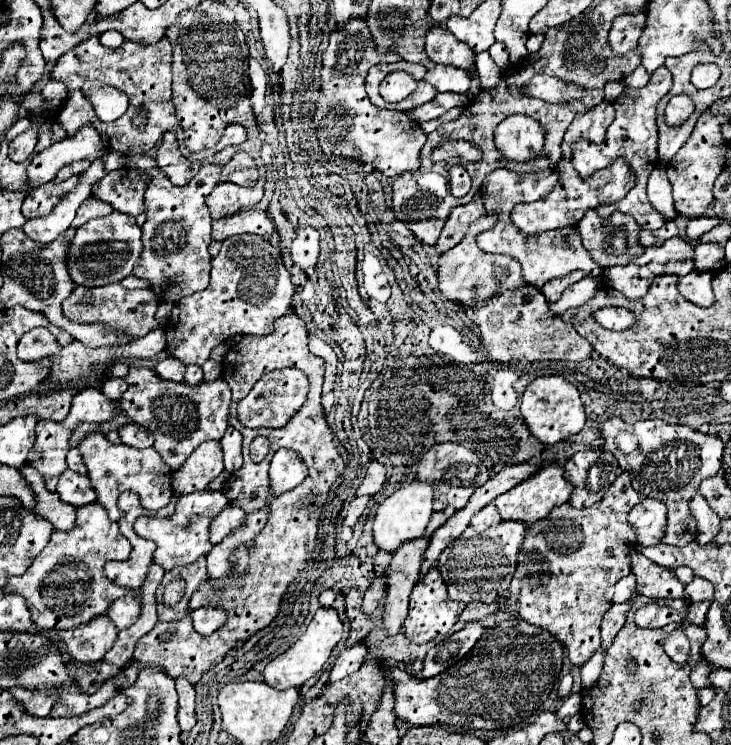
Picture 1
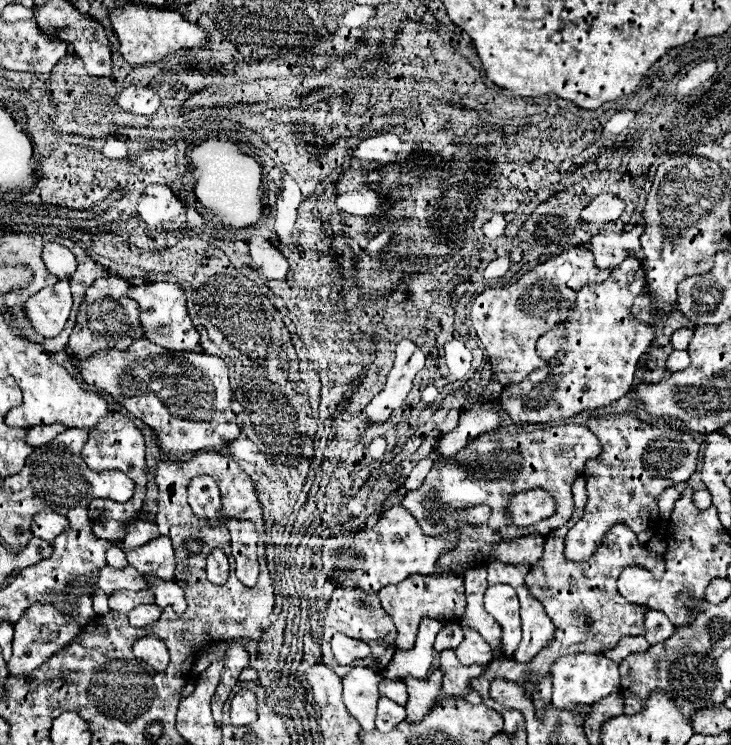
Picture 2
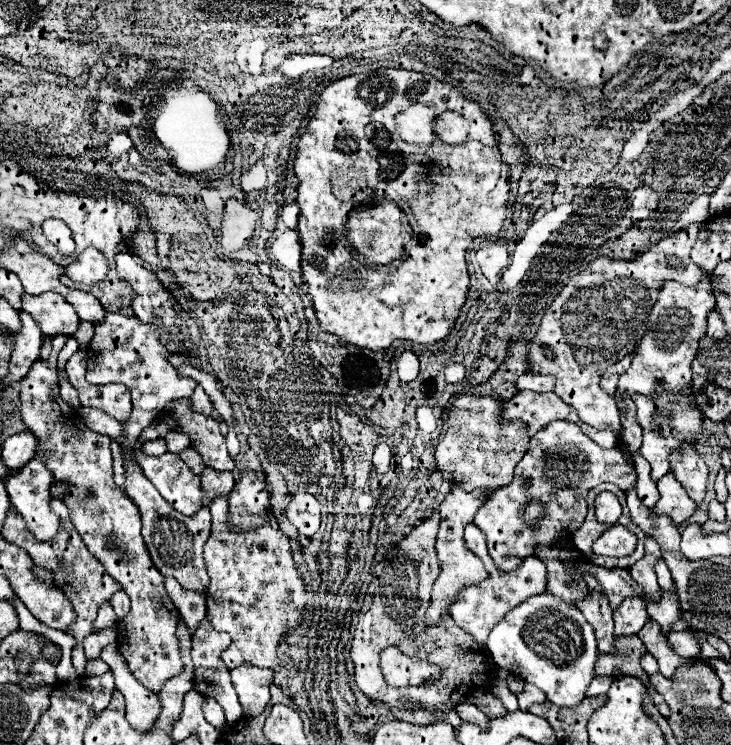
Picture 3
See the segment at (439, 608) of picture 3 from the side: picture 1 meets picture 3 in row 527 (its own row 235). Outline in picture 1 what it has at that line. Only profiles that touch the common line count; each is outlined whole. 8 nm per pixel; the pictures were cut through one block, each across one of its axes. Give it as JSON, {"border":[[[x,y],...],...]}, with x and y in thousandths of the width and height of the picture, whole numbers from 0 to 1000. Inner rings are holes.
{"border":[[[651,263],[637,277],[624,277],[624,282],[618,282],[618,287],[610,295],[610,303],[607,303],[607,309],[596,325],[596,336],[602,341],[607,341],[616,333],[621,333],[624,328],[629,328],[635,314],[640,311],[640,303],[646,303],[646,298],[651,298],[651,293],[659,293],[662,287],[665,285],[662,285],[657,263]]]}

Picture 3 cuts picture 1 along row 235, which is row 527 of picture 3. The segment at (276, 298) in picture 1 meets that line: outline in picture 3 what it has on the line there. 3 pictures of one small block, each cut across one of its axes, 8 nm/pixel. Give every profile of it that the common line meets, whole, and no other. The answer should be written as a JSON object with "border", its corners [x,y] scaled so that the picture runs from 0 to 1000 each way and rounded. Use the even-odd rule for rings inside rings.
{"border":[[[339,631],[328,639],[320,658],[312,663],[315,674],[315,701],[331,711],[358,706],[364,690],[369,687],[369,658],[361,639]]]}

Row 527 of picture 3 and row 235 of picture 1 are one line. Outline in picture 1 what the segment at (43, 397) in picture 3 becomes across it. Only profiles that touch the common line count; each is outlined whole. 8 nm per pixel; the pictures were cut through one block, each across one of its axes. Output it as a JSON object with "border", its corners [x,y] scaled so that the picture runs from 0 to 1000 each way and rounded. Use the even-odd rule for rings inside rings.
{"border":[[[153,285],[142,293],[129,293],[104,309],[93,330],[90,357],[96,362],[96,373],[104,384],[145,384],[150,379],[164,379],[167,373],[181,368],[183,354],[194,338],[192,325],[194,309],[186,301],[186,293],[164,285]]]}

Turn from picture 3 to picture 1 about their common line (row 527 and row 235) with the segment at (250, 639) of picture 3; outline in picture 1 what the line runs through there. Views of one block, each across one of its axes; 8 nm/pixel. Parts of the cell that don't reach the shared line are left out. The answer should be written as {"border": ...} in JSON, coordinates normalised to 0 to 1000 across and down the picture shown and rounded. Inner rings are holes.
{"border":[[[334,282],[334,285],[323,285],[312,293],[301,293],[301,295],[290,295],[290,319],[293,322],[306,322],[312,317],[320,314],[356,314],[364,322],[369,322],[369,317],[378,311],[375,298],[367,293],[364,285],[358,282]]]}

